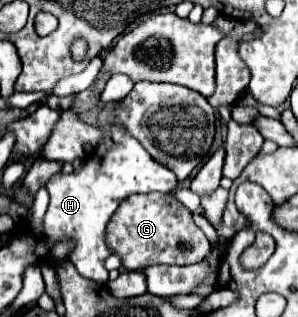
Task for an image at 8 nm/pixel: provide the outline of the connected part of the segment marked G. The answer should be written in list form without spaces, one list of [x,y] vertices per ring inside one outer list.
[[[134,194],[124,200],[108,224],[108,246],[120,254],[126,270],[144,270],[152,264],[188,266],[202,262],[210,252],[210,242],[192,220],[192,212],[174,194]]]

